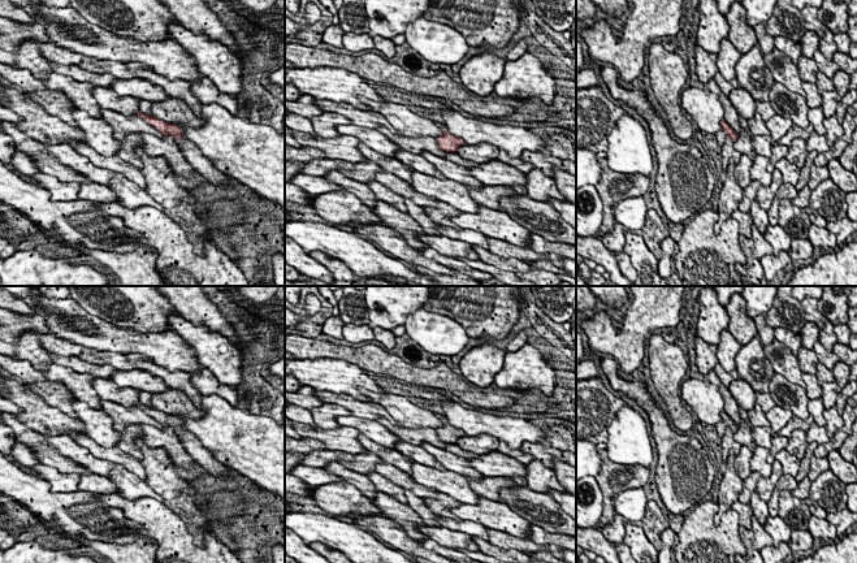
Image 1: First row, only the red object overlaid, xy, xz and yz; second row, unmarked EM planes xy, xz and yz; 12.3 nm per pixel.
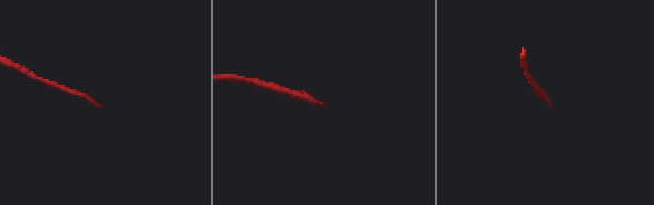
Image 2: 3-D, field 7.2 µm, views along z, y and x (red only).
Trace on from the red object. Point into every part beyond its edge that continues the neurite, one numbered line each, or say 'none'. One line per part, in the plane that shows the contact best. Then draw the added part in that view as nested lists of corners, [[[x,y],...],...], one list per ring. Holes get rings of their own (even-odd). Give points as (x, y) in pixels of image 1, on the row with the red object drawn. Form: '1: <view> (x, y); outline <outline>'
1: xy (203, 165); outline [[[185,138],[173,139],[186,160],[205,178],[205,181],[216,187],[230,187],[228,174],[220,172],[209,159],[204,157],[202,151],[192,142]]]

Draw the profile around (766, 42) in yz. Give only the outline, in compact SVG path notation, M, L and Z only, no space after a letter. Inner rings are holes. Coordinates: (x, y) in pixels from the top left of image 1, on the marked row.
M758 23L753 29L757 36L757 43L761 47L762 55L771 52L775 48L775 43L774 38L767 34L765 23Z

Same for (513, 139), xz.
M442 104L440 113L442 114L447 130L454 137L463 139L468 146L489 143L502 148L514 159L520 159L525 150L537 152L545 146L542 138L533 134L529 129L467 118Z

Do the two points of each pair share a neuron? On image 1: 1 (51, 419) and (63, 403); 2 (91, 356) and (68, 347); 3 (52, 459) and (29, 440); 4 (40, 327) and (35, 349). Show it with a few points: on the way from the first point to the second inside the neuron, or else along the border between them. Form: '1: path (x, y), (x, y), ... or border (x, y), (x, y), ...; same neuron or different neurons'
1: border (31, 394), (39, 395), (50, 405), (77, 419); different neurons
2: path (86, 354), (73, 350); same neuron
3: path (47, 454), (34, 444); same neuron
4: border (29, 332), (24, 332), (13, 345); different neurons

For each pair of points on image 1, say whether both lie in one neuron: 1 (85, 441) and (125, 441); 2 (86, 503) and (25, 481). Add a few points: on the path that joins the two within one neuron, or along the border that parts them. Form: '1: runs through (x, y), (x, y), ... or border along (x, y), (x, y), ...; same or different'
1: border along (117, 446), (139, 460); different
2: runs through (70, 503), (47, 503), (40, 497); same

